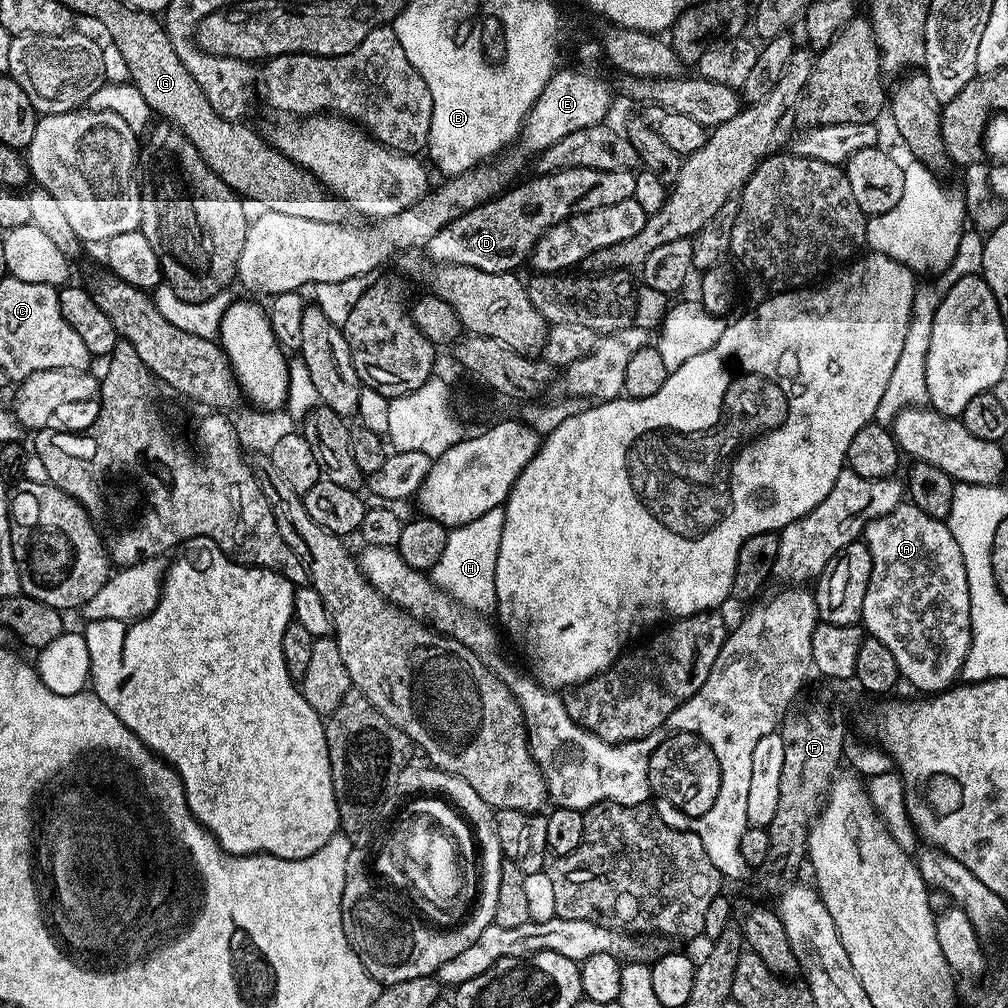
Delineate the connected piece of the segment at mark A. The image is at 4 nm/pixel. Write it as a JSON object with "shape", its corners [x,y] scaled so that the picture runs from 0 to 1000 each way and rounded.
{"shape":[[[895,498],[890,504],[883,506],[883,510],[863,517],[857,523],[855,538],[863,546],[863,554],[865,555],[865,568],[863,569],[863,577],[859,585],[857,606],[855,608],[856,622],[858,624],[861,622],[865,626],[862,627],[864,634],[873,635],[884,645],[885,652],[889,658],[890,668],[896,674],[898,671],[907,682],[914,683],[917,688],[928,688],[939,684],[947,676],[944,674],[947,671],[951,672],[953,670],[956,654],[960,652],[960,643],[964,639],[964,610],[962,609],[964,594],[962,593],[962,585],[960,584],[960,574],[958,573],[958,562],[954,554],[954,546],[950,542],[950,538],[946,538],[946,530],[940,524],[938,517],[923,514],[923,510],[915,510],[915,506],[911,506],[911,502],[907,502],[904,498]]]}

